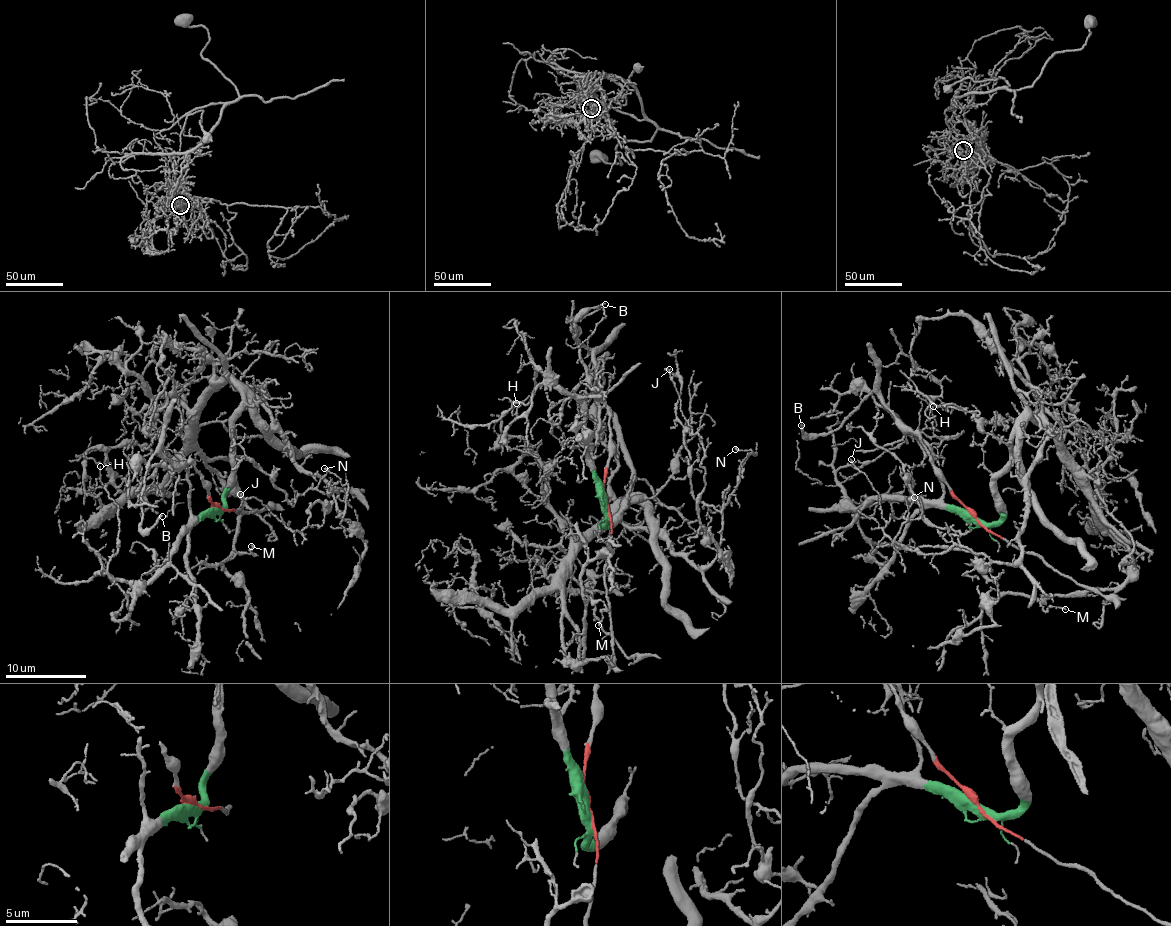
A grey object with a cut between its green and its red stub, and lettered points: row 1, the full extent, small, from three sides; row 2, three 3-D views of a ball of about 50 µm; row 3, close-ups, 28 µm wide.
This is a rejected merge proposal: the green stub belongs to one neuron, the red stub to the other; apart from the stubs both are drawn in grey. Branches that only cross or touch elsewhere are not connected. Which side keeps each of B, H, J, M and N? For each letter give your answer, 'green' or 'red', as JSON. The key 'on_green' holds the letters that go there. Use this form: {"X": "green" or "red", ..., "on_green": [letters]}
{"B": "red", "H": "green", "J": "green", "M": "green", "N": "green", "on_green": ["H", "J", "M", "N"]}

